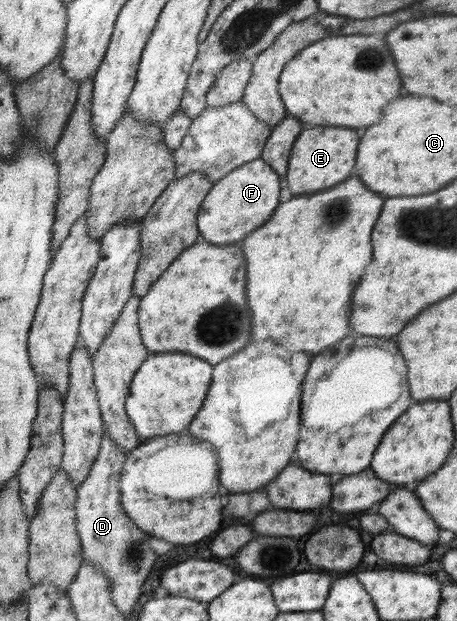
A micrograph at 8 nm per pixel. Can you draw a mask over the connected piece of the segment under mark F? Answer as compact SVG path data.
M265 159L248 162L218 180L202 203L198 217L201 238L215 245L244 241L275 214L281 204L281 177Z

